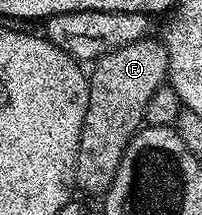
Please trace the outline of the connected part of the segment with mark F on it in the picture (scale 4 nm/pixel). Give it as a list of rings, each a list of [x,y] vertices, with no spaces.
[[[148,35],[137,43],[117,47],[109,55],[101,55],[93,63],[87,86],[89,107],[85,111],[85,123],[81,127],[79,146],[75,156],[75,184],[78,192],[106,194],[107,188],[117,175],[121,155],[133,139],[133,135],[144,128],[149,99],[168,80],[169,55],[162,40]]]

